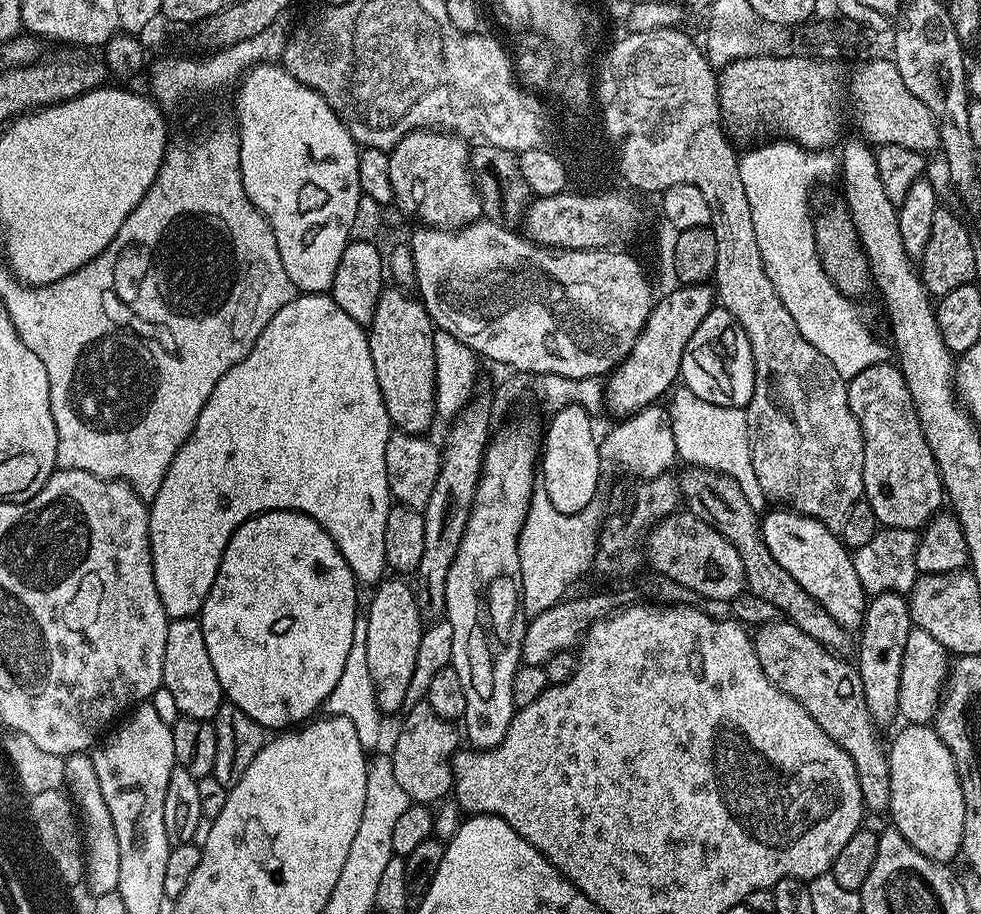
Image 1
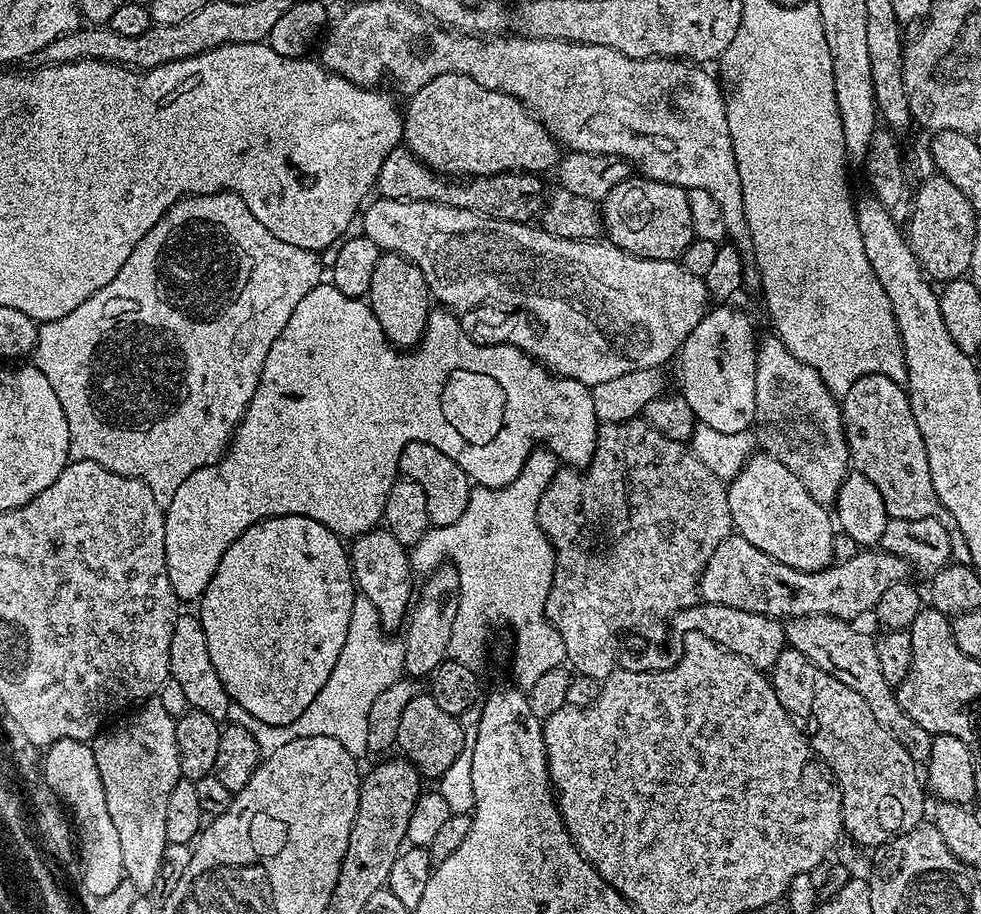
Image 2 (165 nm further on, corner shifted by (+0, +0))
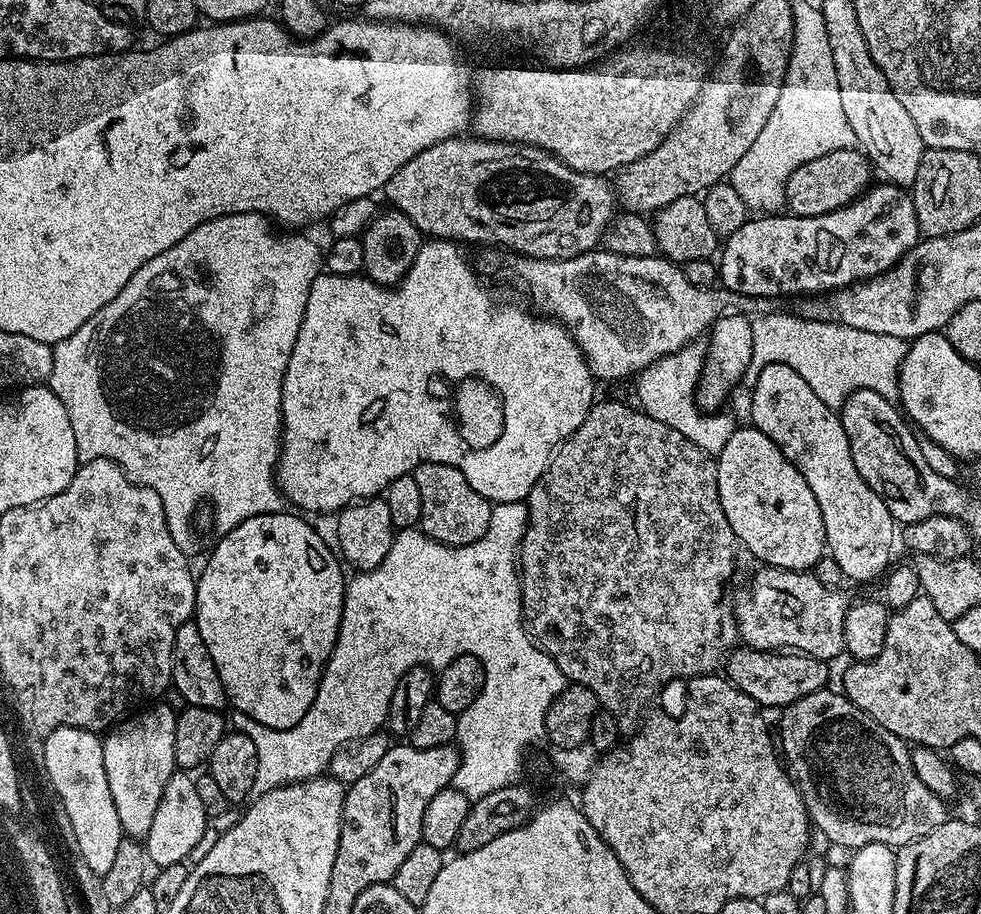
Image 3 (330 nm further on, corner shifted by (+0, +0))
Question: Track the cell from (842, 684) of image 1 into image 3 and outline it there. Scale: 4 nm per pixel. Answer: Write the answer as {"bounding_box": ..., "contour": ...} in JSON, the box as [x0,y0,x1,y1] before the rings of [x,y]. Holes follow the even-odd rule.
{"bounding_box":[778,688,950,850],"contour":[[[819,688],[806,698],[798,698],[779,713],[778,748],[796,786],[804,796],[808,819],[832,844],[855,850],[871,844],[884,844],[893,850],[914,842],[930,830],[938,830],[950,818],[949,805],[938,794],[926,790],[912,765],[912,753],[905,741],[883,728],[870,714],[858,710],[843,691]]]}

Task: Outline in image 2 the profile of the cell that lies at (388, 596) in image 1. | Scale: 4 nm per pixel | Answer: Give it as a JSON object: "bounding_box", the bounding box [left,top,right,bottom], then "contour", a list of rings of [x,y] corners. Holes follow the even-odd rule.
{"bounding_box":[350,526,414,634],"contour":[[[377,526],[371,532],[364,532],[351,541],[350,559],[359,595],[374,605],[385,633],[392,634],[400,623],[400,627],[405,623],[414,600],[414,573],[410,567],[409,549],[402,542],[398,542],[398,538],[394,538],[394,534],[390,534],[387,528]]]}

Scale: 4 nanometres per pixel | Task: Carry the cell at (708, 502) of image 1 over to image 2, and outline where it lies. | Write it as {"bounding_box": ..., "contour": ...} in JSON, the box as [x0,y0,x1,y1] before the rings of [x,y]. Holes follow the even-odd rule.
{"bounding_box":[784,615,933,764],"contour":[[[810,615],[791,617],[784,624],[785,641],[798,650],[804,657],[810,658],[820,669],[826,670],[832,677],[845,682],[852,690],[857,690],[866,699],[874,718],[892,733],[899,744],[907,750],[910,758],[917,764],[927,763],[932,749],[933,735],[922,730],[917,723],[906,714],[897,702],[893,685],[886,682],[882,668],[878,663],[876,640],[870,635],[854,628],[849,621],[838,619],[836,616]]]}

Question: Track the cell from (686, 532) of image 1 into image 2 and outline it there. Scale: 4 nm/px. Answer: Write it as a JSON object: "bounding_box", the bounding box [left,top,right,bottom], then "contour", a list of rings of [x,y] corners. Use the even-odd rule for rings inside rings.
{"bounding_box":[698,534,910,622],"contour":[[[733,534],[710,554],[700,573],[698,596],[706,604],[764,613],[771,618],[828,615],[852,622],[867,608],[875,609],[886,586],[907,581],[908,572],[910,566],[905,560],[883,550],[860,550],[854,558],[833,563],[820,572],[803,572],[762,554],[758,546],[750,546],[746,538]]]}

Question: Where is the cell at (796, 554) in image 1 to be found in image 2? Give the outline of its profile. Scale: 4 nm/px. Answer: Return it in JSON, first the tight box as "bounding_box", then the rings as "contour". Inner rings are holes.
{"bounding_box":[727,454,834,572],"contour":[[[752,454],[727,485],[732,527],[762,554],[803,572],[820,572],[833,563],[834,520],[829,509],[806,494],[806,486],[773,456]]]}

